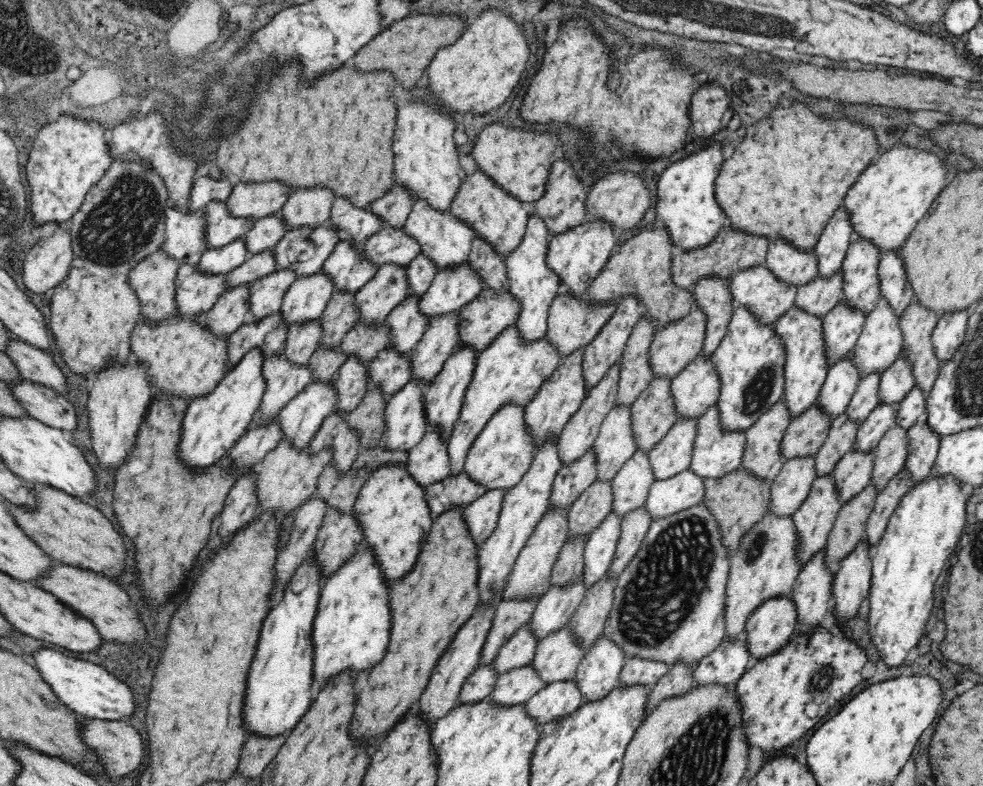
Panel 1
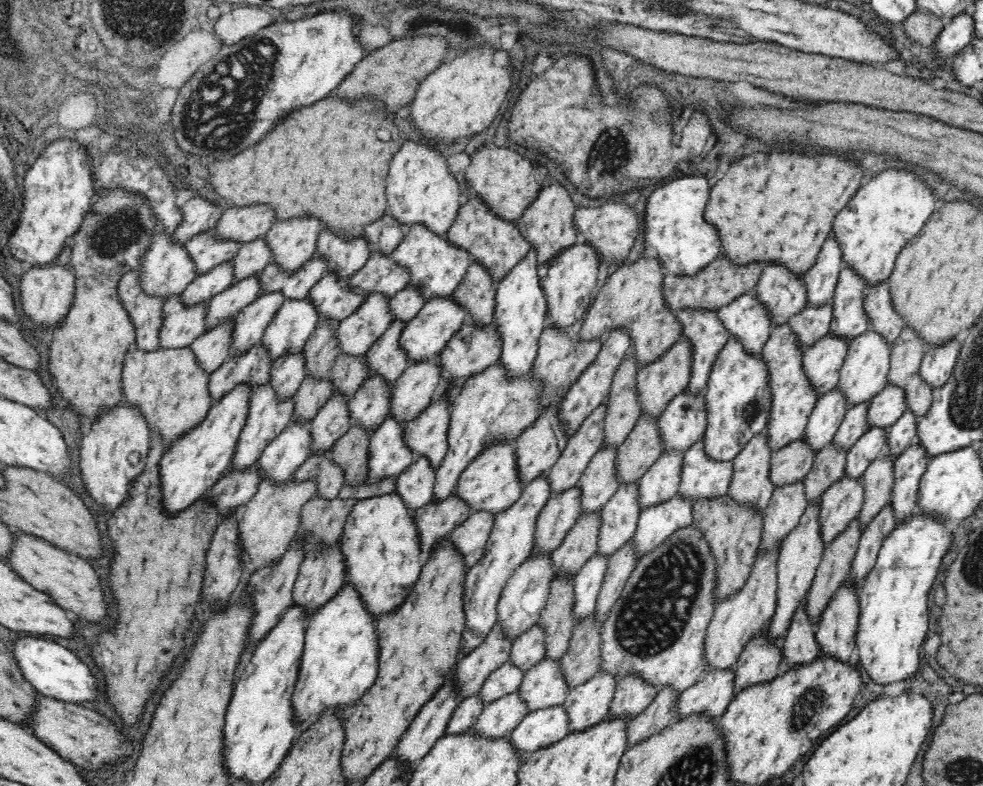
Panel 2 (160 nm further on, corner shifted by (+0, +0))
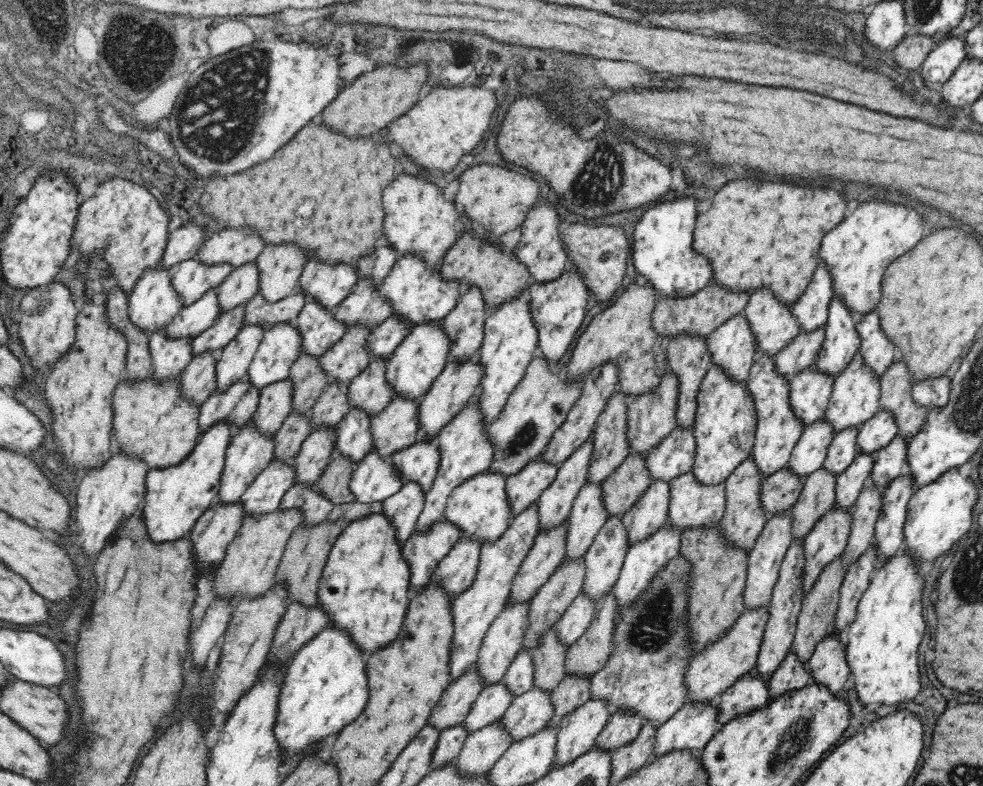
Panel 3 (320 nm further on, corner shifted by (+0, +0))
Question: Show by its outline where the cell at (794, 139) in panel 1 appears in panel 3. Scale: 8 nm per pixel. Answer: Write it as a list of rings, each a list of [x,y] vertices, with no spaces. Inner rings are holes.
[[[750,180],[728,182],[712,202],[712,208],[697,217],[693,234],[693,249],[710,261],[712,281],[730,293],[750,293],[770,289],[780,303],[791,308],[805,293],[819,265],[818,252],[822,238],[842,222],[846,200],[842,192],[820,186],[792,186]]]

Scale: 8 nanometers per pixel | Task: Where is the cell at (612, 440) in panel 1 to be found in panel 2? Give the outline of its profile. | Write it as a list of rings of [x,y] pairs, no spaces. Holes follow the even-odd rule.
[[[600,448],[593,456],[584,474],[577,482],[580,489],[580,506],[582,516],[594,516],[604,510],[604,505],[618,490],[616,481],[616,449]]]

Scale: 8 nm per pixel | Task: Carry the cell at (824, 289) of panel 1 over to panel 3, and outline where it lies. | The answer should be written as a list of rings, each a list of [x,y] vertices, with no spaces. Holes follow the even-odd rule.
[[[820,327],[811,333],[800,332],[791,343],[787,344],[773,359],[776,373],[790,380],[799,372],[812,366],[824,342],[825,327]]]

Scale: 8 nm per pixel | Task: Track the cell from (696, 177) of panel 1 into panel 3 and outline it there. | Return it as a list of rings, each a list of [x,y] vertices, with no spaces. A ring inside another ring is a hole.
[[[689,197],[659,203],[648,209],[636,223],[630,263],[638,273],[639,280],[650,285],[657,297],[691,297],[712,281],[710,261],[693,249],[696,220],[696,203]]]

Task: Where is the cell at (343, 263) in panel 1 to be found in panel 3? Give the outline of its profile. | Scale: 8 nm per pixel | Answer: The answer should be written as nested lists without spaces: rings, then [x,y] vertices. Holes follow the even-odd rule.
[[[308,300],[305,303],[294,322],[302,335],[300,355],[306,353],[318,359],[343,337],[347,326],[335,322],[332,314],[332,310],[322,307],[318,301]]]

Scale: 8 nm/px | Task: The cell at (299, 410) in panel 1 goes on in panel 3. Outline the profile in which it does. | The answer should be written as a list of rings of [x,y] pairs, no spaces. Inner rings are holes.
[[[270,463],[241,496],[246,518],[260,518],[279,510],[282,497],[294,486],[294,465]]]

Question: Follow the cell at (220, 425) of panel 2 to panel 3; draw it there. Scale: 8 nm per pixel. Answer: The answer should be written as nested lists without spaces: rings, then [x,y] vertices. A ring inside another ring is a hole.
[[[226,421],[215,424],[198,438],[194,450],[176,467],[147,472],[142,520],[152,544],[174,544],[189,536],[200,516],[212,508],[220,488],[224,456],[233,428]]]

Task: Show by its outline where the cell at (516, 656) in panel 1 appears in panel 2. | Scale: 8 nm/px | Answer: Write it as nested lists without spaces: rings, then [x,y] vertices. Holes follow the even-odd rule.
[[[510,660],[506,661],[486,678],[480,689],[478,697],[482,701],[482,706],[488,706],[495,703],[495,700],[516,693],[521,685],[523,675],[520,669],[510,663]]]

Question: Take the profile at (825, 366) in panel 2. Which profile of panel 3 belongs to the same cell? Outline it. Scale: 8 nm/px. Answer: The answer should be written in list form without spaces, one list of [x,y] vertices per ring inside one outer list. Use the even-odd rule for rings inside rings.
[[[808,367],[789,381],[788,400],[794,417],[800,419],[804,429],[825,416],[835,380]]]

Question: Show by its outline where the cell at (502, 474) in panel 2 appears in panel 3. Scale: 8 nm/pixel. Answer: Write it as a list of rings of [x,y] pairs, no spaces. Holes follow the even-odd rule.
[[[484,471],[473,479],[465,480],[457,486],[447,500],[444,521],[454,524],[461,532],[462,538],[479,542],[481,546],[494,544],[502,538],[502,534],[510,527],[512,513],[506,499],[507,478],[502,473]]]

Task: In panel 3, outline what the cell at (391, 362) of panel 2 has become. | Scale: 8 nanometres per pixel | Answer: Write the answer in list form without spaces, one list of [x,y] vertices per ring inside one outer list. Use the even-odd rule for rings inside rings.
[[[372,360],[363,373],[351,380],[347,389],[350,409],[364,411],[370,419],[382,412],[393,399],[392,389],[386,385],[386,362]]]

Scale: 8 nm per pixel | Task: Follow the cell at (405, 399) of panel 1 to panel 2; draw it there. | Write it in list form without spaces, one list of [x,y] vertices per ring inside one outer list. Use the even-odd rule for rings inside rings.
[[[385,419],[371,434],[368,470],[363,481],[366,485],[386,479],[396,480],[416,460],[402,441],[402,427],[394,419]]]

